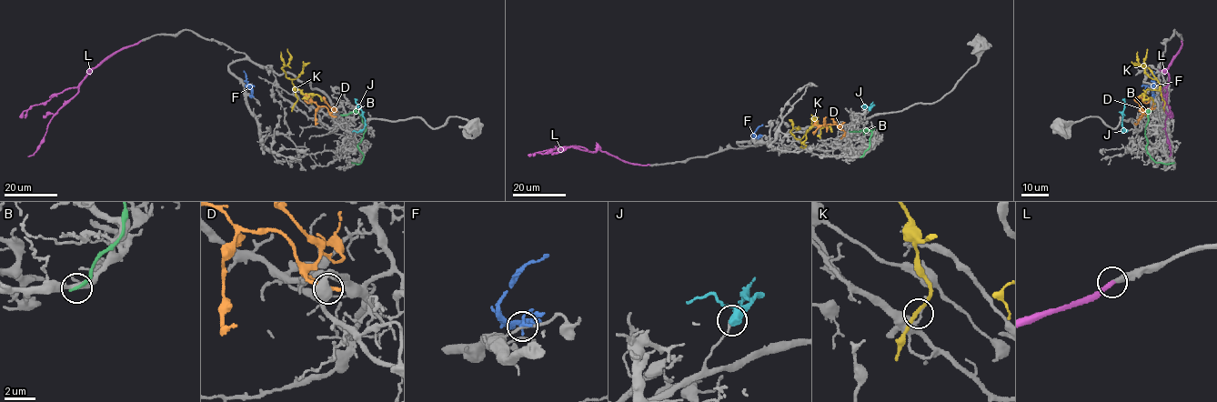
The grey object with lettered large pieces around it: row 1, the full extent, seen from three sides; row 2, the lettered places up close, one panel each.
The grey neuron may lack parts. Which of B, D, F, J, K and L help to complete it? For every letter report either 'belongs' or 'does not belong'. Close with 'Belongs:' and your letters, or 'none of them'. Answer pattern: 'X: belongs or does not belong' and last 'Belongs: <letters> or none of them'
B: does not belong
D: does not belong
F: does not belong
J: does not belong
K: does not belong
L: belongs
Belongs: L

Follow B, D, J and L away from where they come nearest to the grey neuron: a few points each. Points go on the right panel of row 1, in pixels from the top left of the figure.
B: (1173, 163), (1156, 163), (1147, 152), (1148, 115)
D: (1140, 116), (1141, 106), (1142, 116), (1134, 123)
J: (1127, 130), (1121, 125), (1122, 99)
L: (1181, 41), (1181, 47), (1166, 70), (1169, 82), (1163, 107), (1170, 156)

